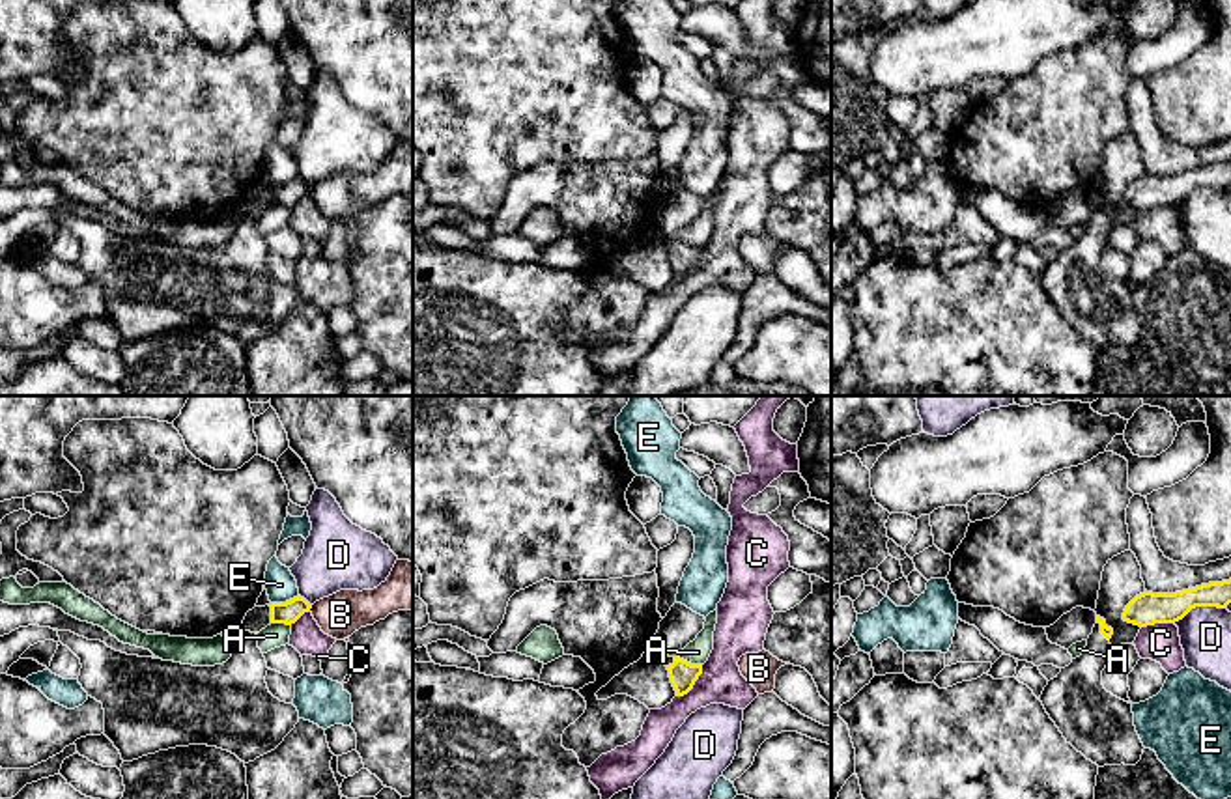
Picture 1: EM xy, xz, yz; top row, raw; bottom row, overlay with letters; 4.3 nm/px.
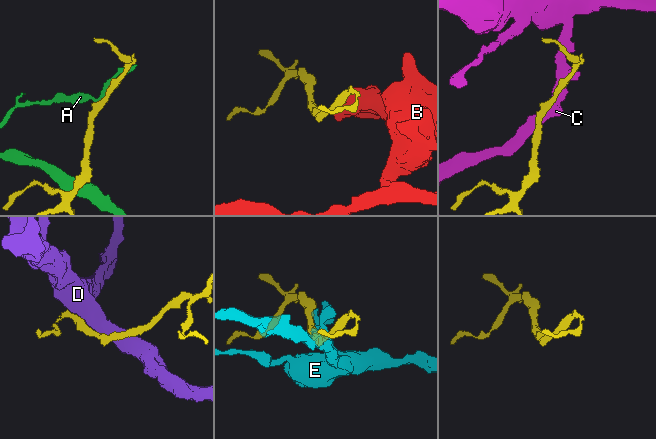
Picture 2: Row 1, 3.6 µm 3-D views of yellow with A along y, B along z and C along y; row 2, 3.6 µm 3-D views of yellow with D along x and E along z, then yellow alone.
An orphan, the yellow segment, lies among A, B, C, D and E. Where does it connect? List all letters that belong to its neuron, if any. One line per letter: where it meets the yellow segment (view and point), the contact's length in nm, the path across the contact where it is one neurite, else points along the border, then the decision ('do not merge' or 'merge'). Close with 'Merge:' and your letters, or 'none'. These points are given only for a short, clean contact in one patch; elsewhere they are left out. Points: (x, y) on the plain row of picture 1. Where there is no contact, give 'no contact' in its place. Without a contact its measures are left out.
A: xz (690, 245) | 110 nm | do not merge
B: xy (311, 189) | 30 nm | do not merge
C: xz (693, 266) | 180 nm | do not merge
D: yz (1198, 187) | 240 nm | do not merge
E: xy (286, 183) | 130 nm | do not merge
Merge: none

